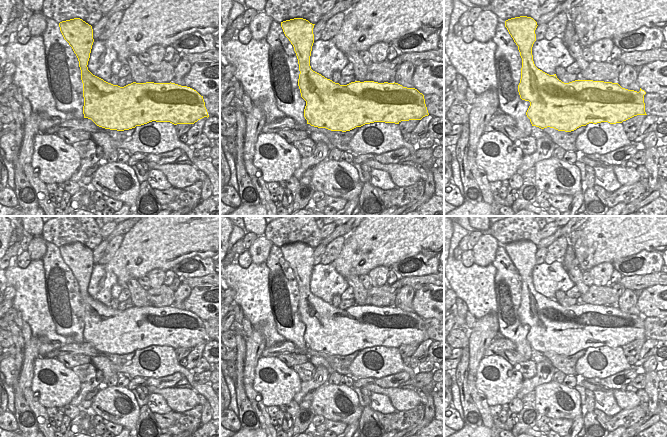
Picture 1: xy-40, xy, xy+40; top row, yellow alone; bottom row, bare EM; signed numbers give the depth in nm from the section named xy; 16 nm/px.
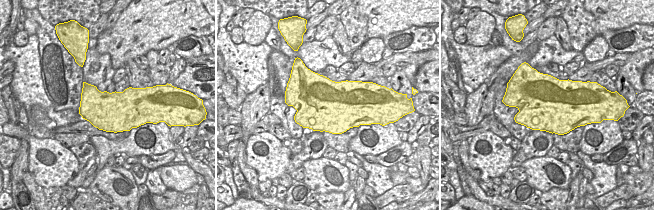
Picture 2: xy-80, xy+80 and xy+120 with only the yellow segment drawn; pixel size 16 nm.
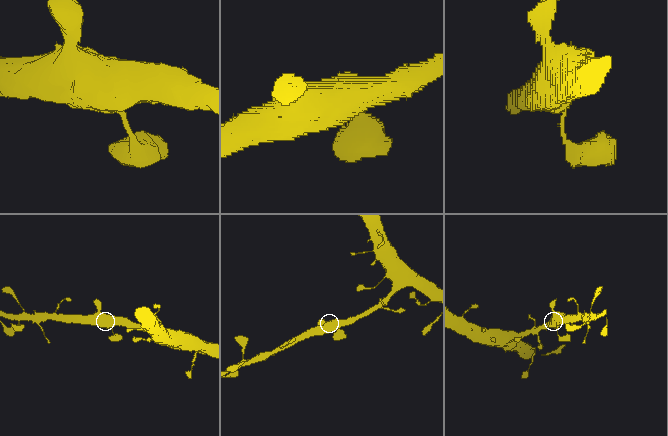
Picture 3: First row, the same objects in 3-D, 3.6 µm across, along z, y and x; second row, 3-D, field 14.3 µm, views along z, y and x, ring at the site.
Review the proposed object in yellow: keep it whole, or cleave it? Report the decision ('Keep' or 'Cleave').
Keep.

